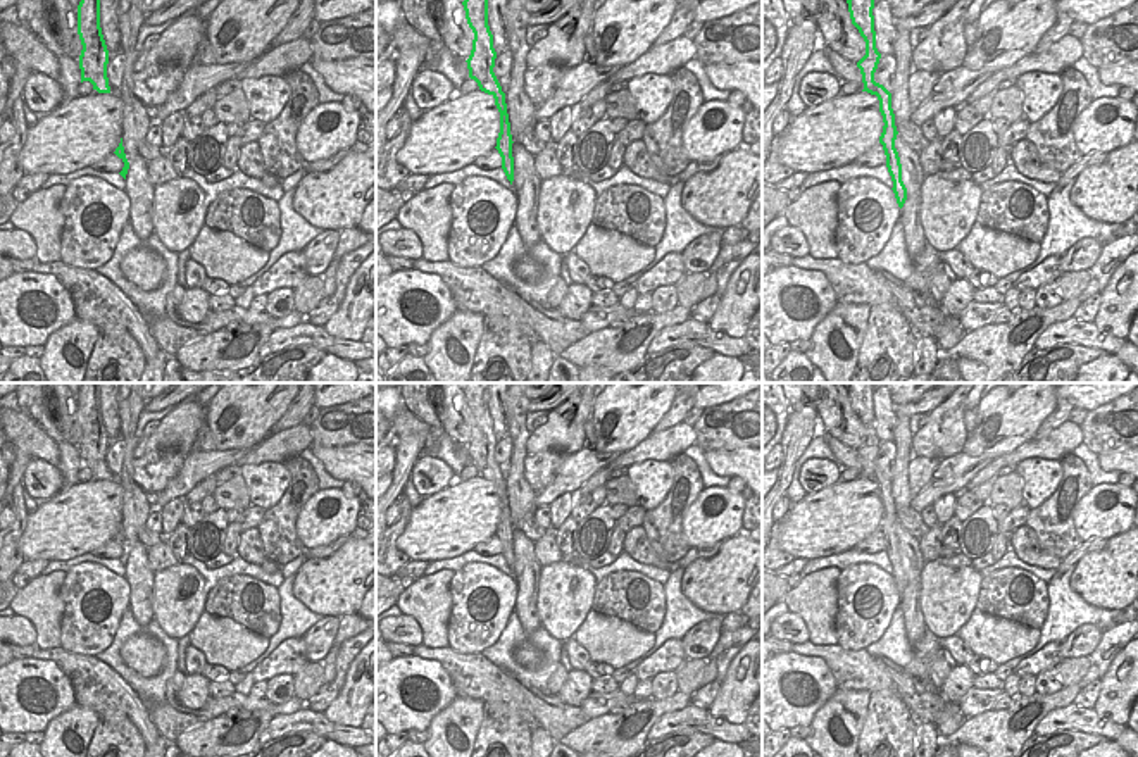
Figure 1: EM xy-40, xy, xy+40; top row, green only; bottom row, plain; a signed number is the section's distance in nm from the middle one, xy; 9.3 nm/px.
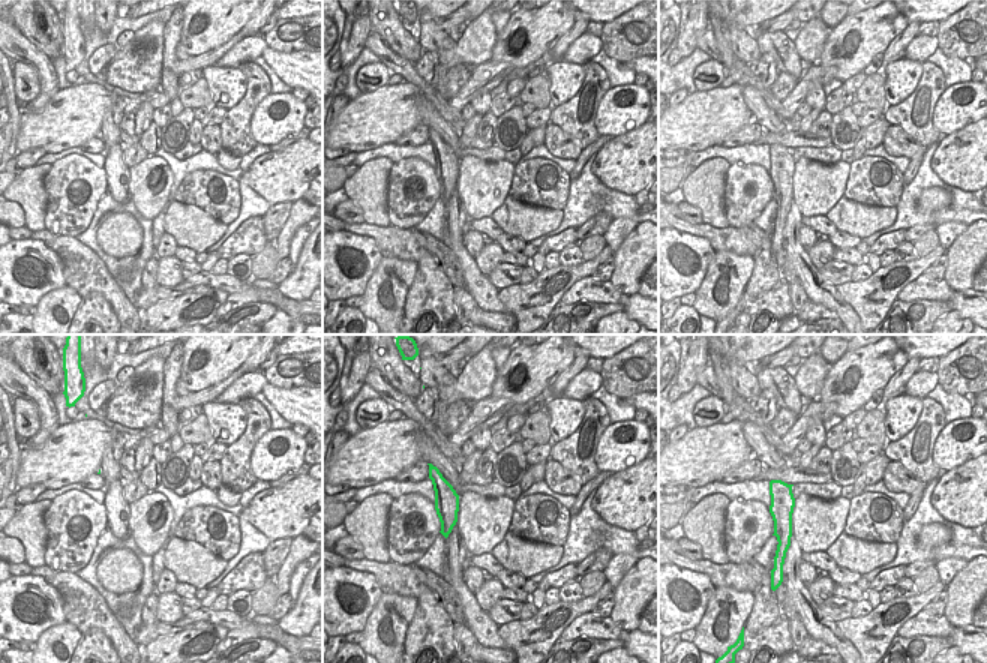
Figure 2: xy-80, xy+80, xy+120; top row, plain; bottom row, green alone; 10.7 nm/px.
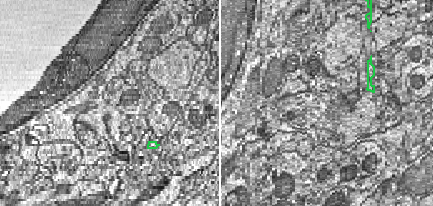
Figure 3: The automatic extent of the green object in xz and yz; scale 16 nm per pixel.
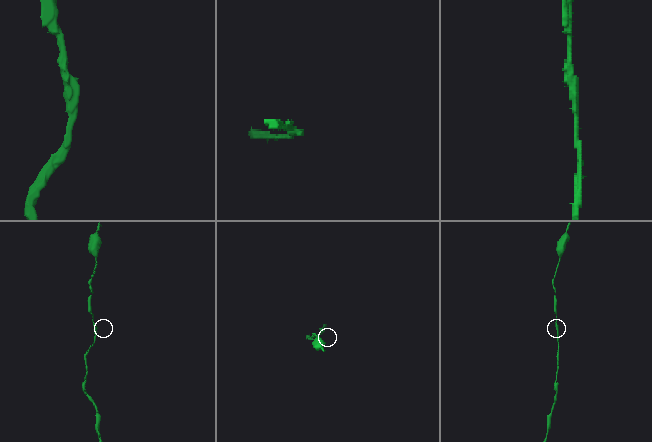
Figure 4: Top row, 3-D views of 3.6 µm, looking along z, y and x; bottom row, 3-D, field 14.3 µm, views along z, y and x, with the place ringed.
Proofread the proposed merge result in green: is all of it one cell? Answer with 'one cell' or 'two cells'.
one cell

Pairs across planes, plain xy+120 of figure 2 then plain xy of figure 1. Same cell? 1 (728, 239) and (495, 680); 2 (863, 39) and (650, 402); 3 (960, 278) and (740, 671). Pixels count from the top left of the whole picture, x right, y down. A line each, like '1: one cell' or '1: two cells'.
1: one cell
2: one cell
3: one cell

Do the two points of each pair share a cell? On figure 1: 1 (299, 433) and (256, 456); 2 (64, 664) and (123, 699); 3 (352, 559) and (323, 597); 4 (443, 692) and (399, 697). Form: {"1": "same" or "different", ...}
{"1": "same", "2": "same", "3": "same", "4": "same"}

